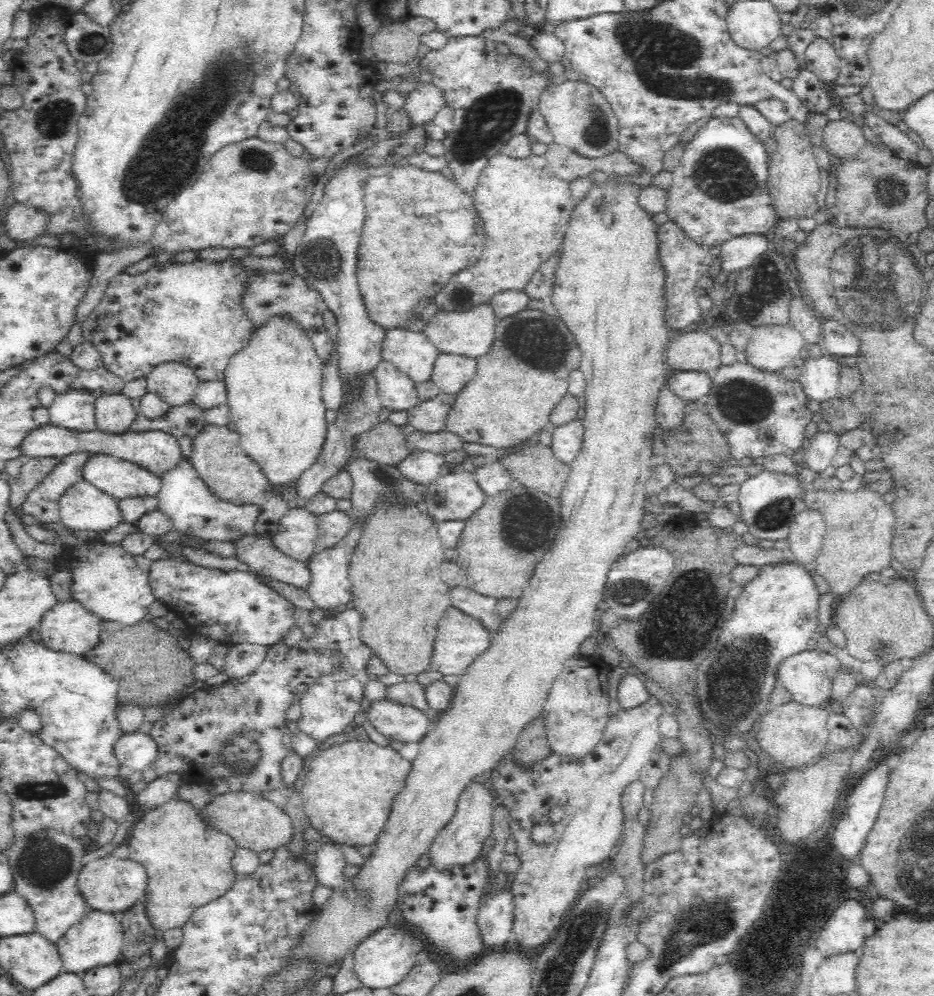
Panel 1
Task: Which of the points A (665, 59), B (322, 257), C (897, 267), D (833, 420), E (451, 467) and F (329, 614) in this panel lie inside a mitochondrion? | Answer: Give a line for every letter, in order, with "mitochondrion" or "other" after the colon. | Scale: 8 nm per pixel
A: mitochondrion
B: mitochondrion
C: mitochondrion
D: other
E: other
F: other

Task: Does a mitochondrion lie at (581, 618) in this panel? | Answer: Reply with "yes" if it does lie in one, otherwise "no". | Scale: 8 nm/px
no

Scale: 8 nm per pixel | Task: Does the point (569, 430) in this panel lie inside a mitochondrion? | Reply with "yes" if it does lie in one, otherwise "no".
no

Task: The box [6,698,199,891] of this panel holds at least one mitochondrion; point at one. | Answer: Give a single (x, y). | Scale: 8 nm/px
(44, 789)

